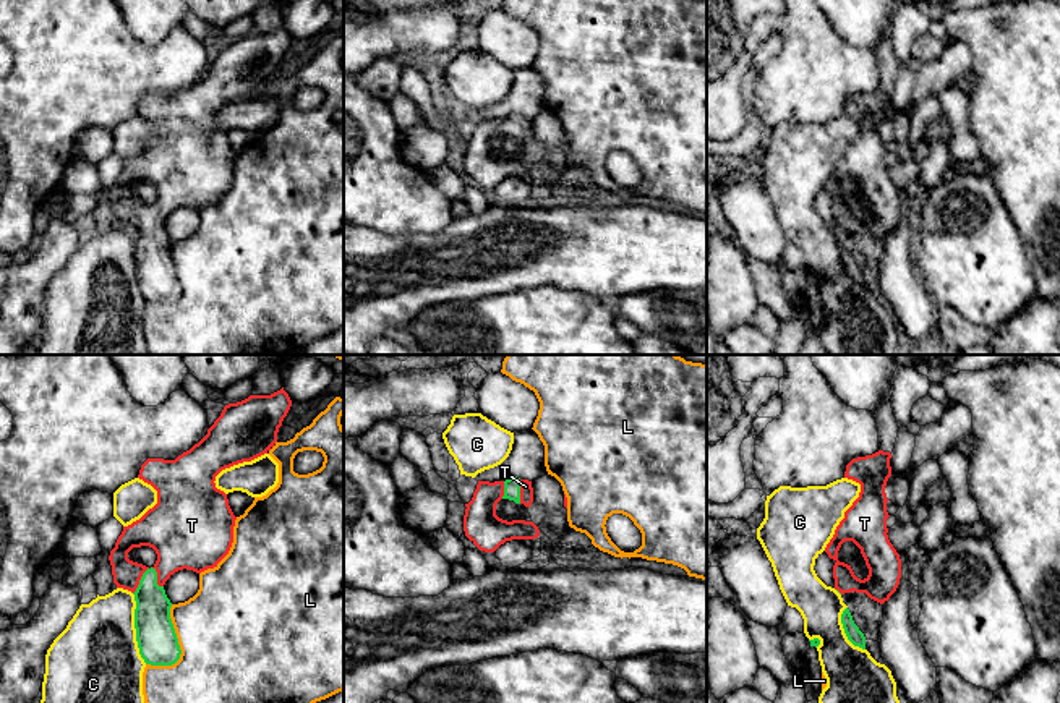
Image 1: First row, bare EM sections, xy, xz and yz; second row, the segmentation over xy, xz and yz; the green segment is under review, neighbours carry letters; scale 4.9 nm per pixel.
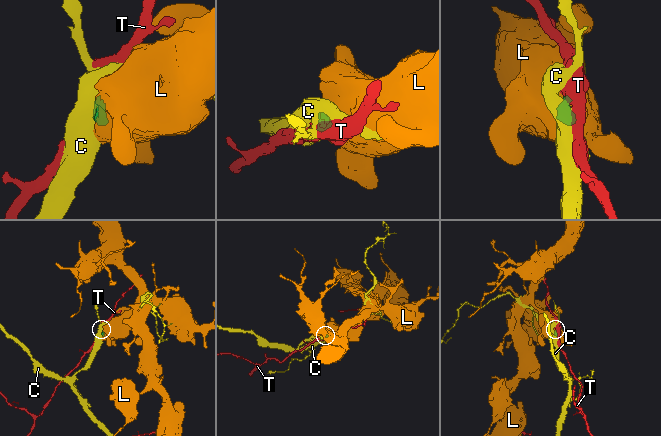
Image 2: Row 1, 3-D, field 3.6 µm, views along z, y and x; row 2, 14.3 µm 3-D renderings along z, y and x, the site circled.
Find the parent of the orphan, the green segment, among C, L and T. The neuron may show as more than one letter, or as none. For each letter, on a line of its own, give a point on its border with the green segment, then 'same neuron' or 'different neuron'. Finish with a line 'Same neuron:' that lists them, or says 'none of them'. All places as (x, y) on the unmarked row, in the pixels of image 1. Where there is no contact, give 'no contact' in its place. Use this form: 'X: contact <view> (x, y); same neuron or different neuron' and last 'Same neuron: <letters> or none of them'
C: contact xy (135, 264); different neuron
L: contact xy (179, 285); different neuron
T: contact xy (140, 217); same neuron
Same neuron: T

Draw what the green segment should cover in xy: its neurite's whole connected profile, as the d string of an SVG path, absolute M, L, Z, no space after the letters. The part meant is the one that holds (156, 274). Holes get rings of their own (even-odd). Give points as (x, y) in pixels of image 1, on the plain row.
M284 24L271 32L250 32L229 40L207 66L207 71L175 97L147 96L138 115L157 128L157 141L139 157L123 164L115 185L110 188L113 220L135 232L135 266L139 292L146 301L172 303L180 296L182 287L170 256L172 240L165 232L165 219L178 207L201 211L229 191L233 180L233 152L227 131L216 125L216 113L233 102L251 99L267 91L277 79L277 70L292 44ZM149 183L157 198L149 206L128 196L133 185Z

